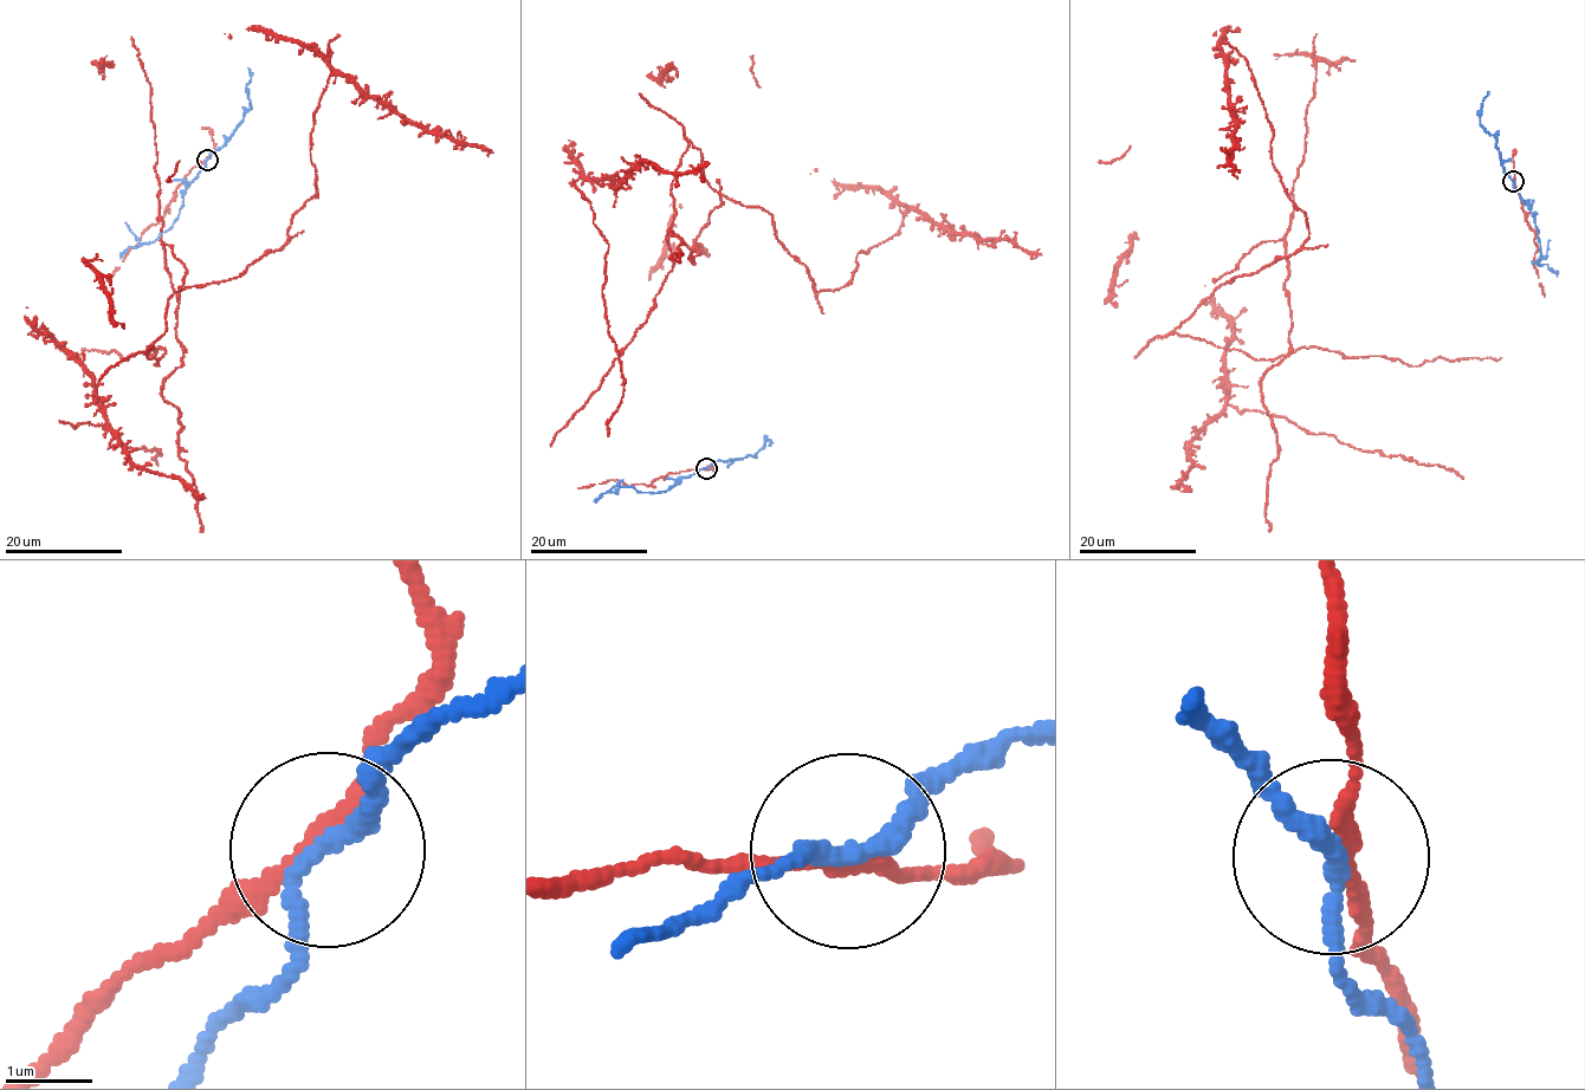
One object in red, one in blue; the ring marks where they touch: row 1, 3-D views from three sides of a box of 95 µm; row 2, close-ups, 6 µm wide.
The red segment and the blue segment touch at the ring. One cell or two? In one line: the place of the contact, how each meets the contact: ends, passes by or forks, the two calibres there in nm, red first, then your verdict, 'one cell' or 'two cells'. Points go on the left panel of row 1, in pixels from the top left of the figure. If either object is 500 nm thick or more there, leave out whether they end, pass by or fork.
place (207, 160); red passes by; blue passes by; calibres 170 and 200 nm; two cells

